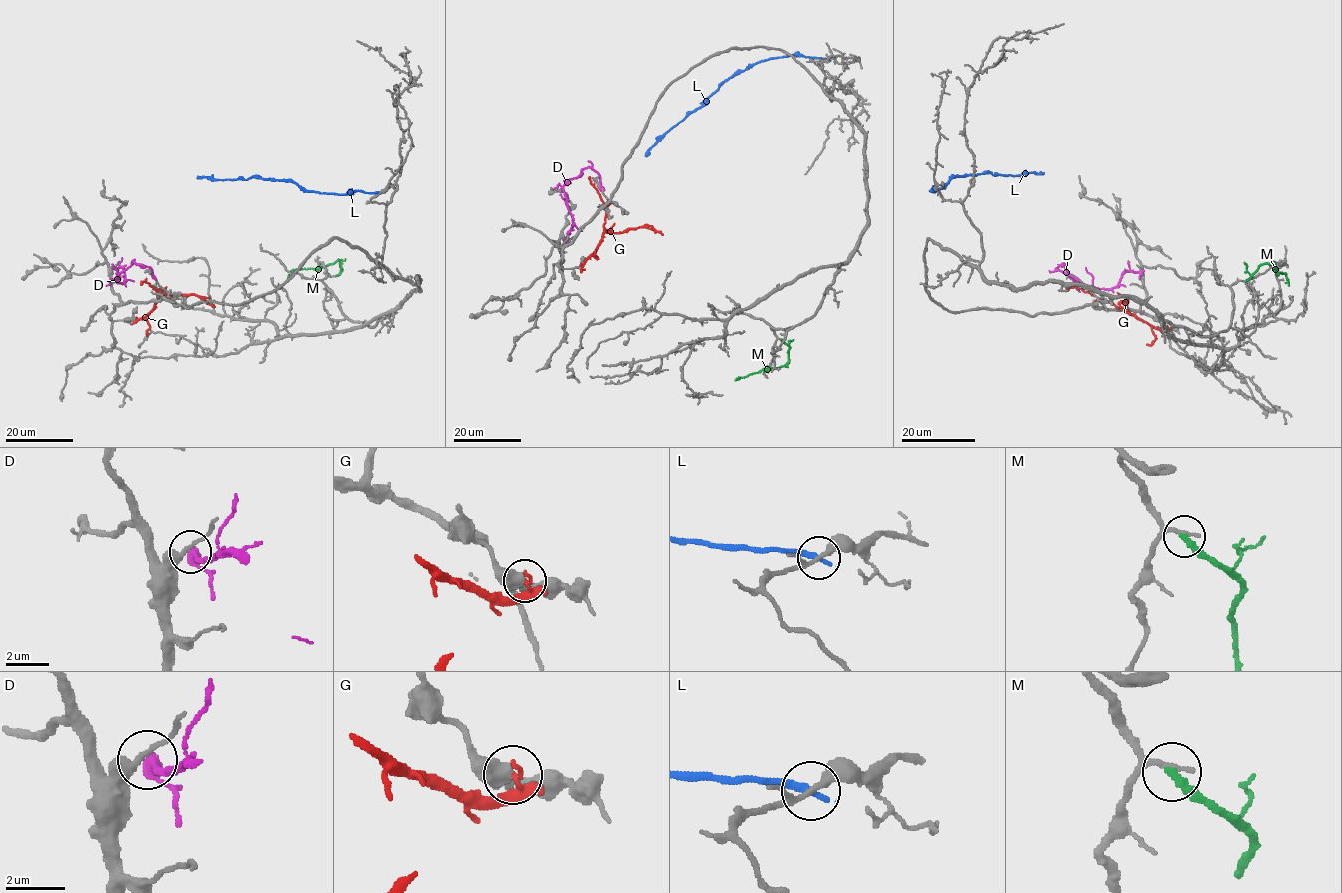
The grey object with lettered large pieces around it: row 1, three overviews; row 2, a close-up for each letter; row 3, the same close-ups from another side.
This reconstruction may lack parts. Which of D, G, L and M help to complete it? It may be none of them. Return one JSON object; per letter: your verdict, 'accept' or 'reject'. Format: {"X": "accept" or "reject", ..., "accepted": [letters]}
{"D": "reject", "G": "reject", "L": "reject", "M": "reject", "accepted": []}

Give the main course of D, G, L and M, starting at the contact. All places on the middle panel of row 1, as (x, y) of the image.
D: (562, 245), (572, 225), (563, 187), (585, 168), (592, 167), (599, 176), (604, 190)
G: (580, 268), (595, 251), (604, 232), (624, 232), (648, 225), (663, 235)
L: (827, 59), (795, 55), (750, 64), (726, 79), (701, 106), (670, 128), (646, 156)
M: (780, 339), (789, 347), (785, 364), (735, 380)

